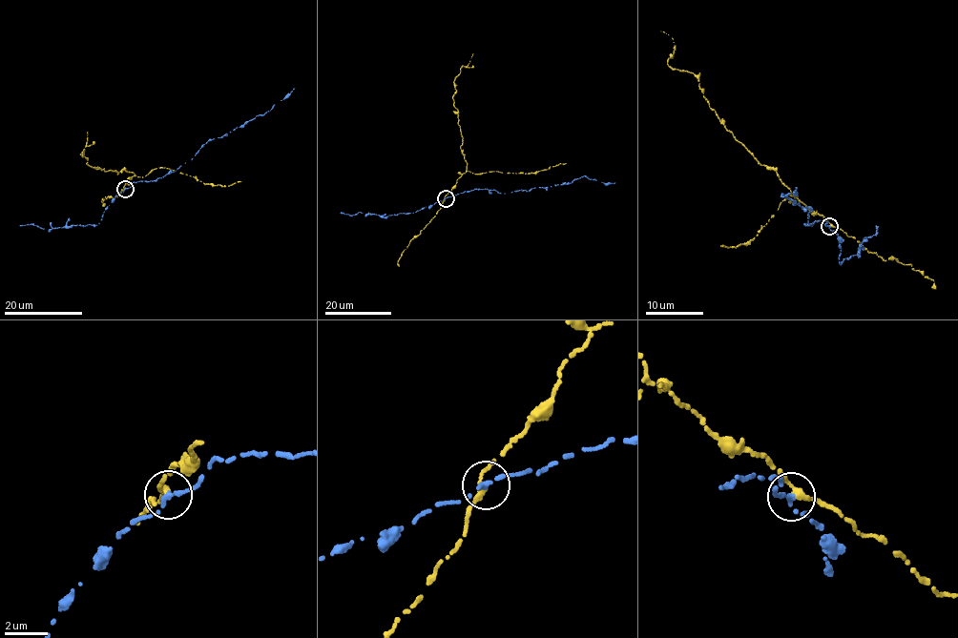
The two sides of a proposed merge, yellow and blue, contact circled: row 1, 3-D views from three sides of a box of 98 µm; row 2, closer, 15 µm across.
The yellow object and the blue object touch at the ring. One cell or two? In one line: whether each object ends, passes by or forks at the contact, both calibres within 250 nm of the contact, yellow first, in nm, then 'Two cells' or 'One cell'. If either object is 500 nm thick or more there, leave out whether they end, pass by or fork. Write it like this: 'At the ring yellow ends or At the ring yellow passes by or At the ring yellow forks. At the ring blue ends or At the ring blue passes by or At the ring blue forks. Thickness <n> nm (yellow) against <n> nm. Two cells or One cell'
At the ring yellow passes by. At the ring blue ends. Thickness 240 nm (yellow) against 320 nm. Two cells

